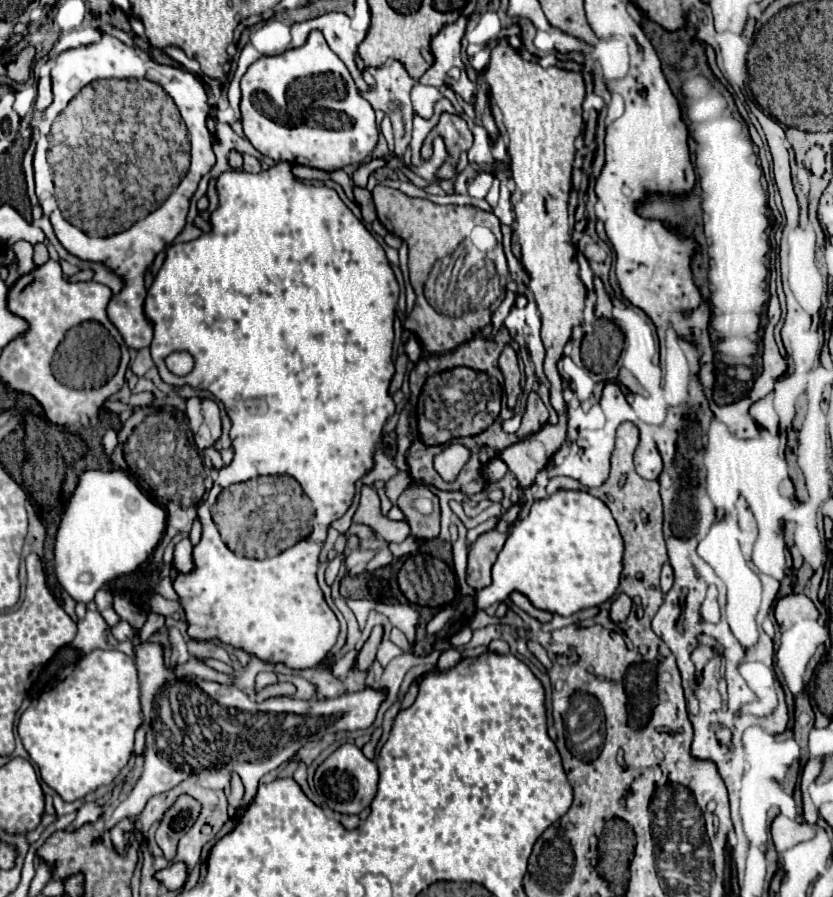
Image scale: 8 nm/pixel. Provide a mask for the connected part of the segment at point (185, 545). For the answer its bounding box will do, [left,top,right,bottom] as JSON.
[174,538,192,572]

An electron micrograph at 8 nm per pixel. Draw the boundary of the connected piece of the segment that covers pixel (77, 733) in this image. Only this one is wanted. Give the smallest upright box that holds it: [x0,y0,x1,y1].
[18,650,140,802]

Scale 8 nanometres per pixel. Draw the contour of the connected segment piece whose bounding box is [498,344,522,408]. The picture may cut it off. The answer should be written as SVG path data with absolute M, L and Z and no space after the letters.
M508 344L504 346L504 350L498 358L498 366L500 366L500 372L504 376L504 390L506 390L508 408L514 408L516 398L522 392L522 388L520 388L520 368L518 368L516 352Z

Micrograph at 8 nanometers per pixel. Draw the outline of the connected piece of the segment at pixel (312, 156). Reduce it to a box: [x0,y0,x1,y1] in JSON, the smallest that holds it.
[240,30,380,172]

